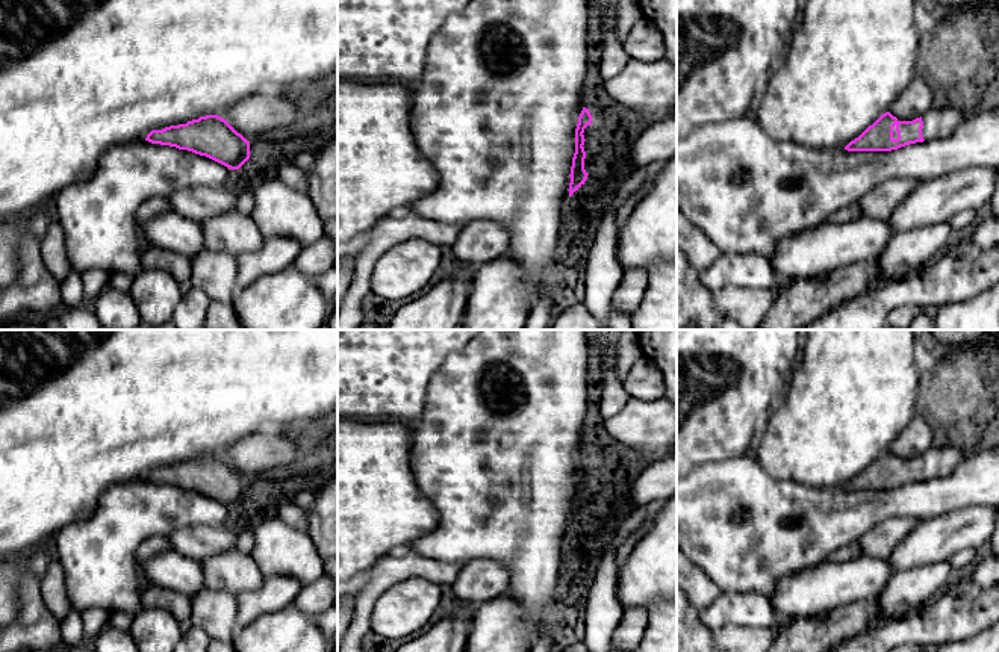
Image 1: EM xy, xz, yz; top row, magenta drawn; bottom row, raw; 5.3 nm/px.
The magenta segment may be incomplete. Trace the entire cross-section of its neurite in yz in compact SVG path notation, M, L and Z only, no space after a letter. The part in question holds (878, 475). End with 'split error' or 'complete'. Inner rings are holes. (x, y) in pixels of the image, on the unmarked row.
M932 446L923 455L902 460L890 451L882 452L858 477L851 480L848 490L892 490L901 486L941 478L952 473L967 452L957 446Z; split error

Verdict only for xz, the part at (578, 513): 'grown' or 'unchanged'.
unchanged

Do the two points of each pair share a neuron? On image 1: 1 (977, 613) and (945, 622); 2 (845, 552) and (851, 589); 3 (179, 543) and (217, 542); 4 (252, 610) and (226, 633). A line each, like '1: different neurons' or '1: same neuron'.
1: same neuron
2: different neurons
3: same neuron
4: different neurons

